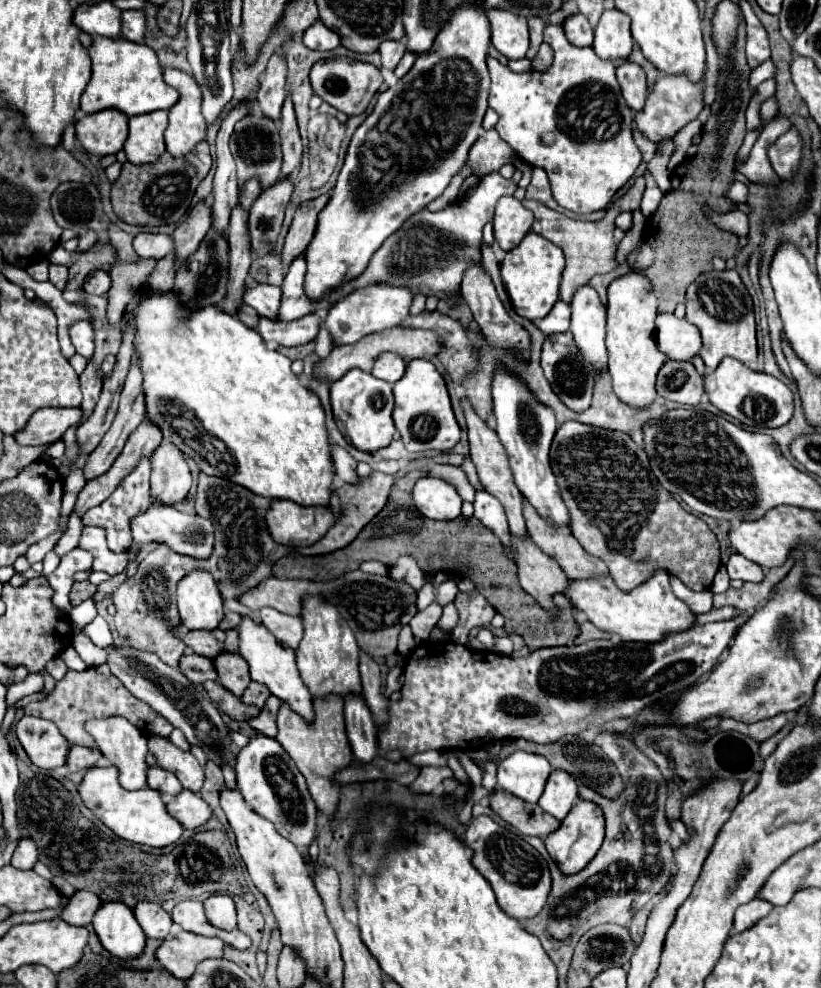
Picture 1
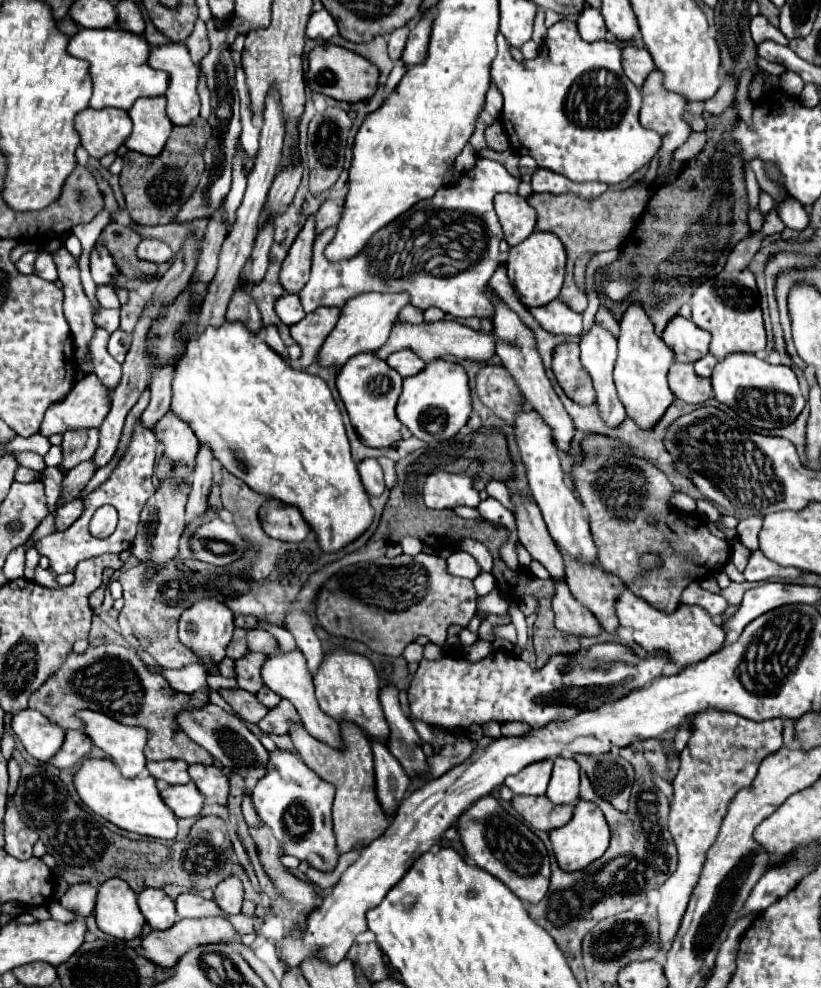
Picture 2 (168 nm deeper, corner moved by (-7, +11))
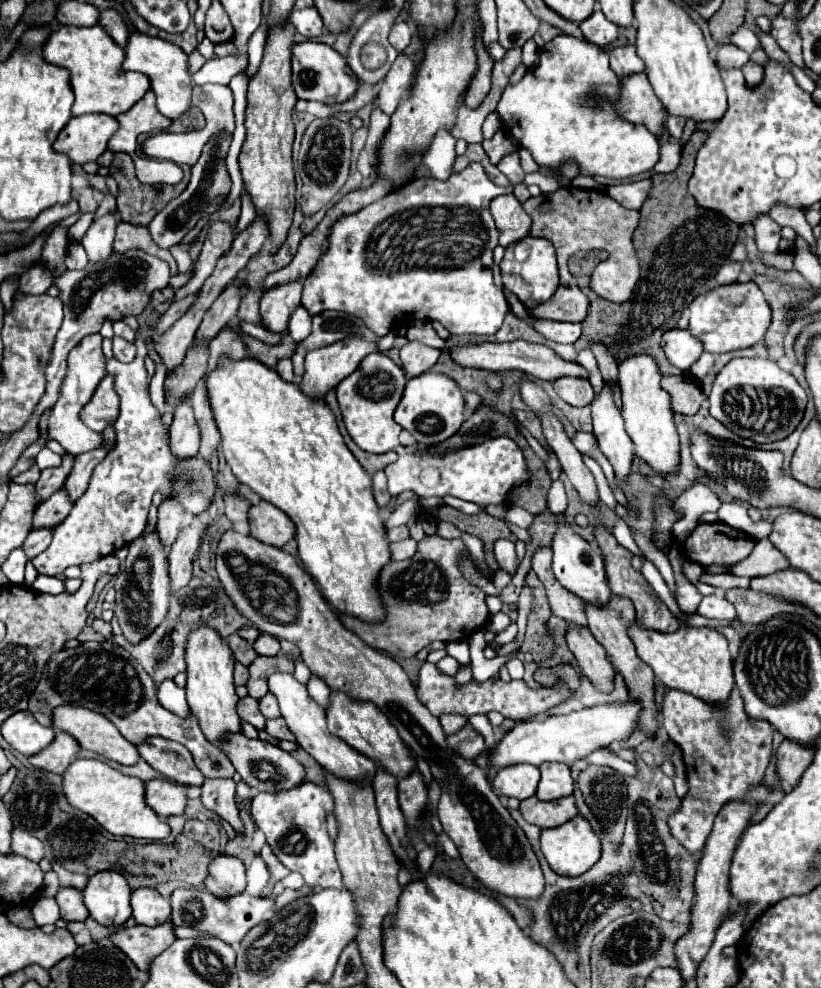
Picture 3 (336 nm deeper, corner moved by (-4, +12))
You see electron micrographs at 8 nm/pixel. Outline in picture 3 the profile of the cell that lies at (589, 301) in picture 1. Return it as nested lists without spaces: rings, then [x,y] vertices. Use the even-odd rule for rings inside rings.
[[[606,381],[602,391],[590,403],[592,407],[592,423],[594,435],[600,443],[602,453],[610,459],[614,473],[618,477],[626,477],[630,473],[634,443],[630,441],[620,409],[614,403],[614,383]]]

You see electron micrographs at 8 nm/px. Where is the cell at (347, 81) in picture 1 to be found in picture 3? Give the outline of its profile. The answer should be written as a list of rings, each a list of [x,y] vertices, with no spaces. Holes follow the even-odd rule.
[[[304,41],[292,47],[292,85],[298,99],[308,101],[322,101],[326,105],[344,103],[356,95],[360,85],[358,77],[354,77],[352,69],[346,65],[346,57],[334,51],[326,43],[312,43]]]

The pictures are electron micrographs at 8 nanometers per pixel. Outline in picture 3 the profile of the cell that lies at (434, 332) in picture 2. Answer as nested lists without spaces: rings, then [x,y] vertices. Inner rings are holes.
[[[508,341],[508,343],[468,343],[468,345],[456,345],[450,351],[452,359],[462,365],[462,367],[474,367],[474,369],[486,369],[486,371],[502,371],[502,369],[518,369],[526,375],[532,375],[536,379],[546,379],[546,381],[554,381],[562,375],[570,375],[570,377],[588,377],[588,371],[578,365],[578,363],[570,363],[564,361],[562,357],[558,357],[550,347],[546,345],[536,345],[536,343],[528,343],[528,341]]]

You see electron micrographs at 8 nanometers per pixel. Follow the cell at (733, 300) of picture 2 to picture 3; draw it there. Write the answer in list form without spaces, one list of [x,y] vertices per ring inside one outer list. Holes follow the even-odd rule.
[[[754,281],[718,285],[698,295],[690,303],[690,333],[694,333],[708,353],[728,353],[748,349],[764,339],[770,325],[770,307]]]

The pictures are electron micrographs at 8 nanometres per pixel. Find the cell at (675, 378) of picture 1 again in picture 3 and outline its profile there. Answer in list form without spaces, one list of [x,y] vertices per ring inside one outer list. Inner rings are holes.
[[[666,375],[662,377],[662,389],[670,393],[674,413],[694,415],[706,401],[706,393],[690,375]]]

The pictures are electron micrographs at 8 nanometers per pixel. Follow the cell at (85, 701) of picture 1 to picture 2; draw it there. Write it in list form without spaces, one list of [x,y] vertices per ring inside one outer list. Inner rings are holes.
[[[103,644],[89,646],[83,654],[69,652],[67,660],[61,664],[57,674],[49,678],[31,698],[29,706],[41,712],[45,718],[61,728],[83,730],[83,722],[75,716],[77,710],[89,708],[125,726],[141,726],[147,730],[145,756],[147,760],[167,760],[181,758],[187,764],[213,764],[213,756],[197,746],[177,724],[177,713],[182,709],[205,706],[209,702],[209,692],[220,689],[239,688],[236,679],[225,678],[220,674],[207,676],[207,686],[191,695],[175,692],[161,674],[149,672],[147,664],[139,658],[133,648]]]

